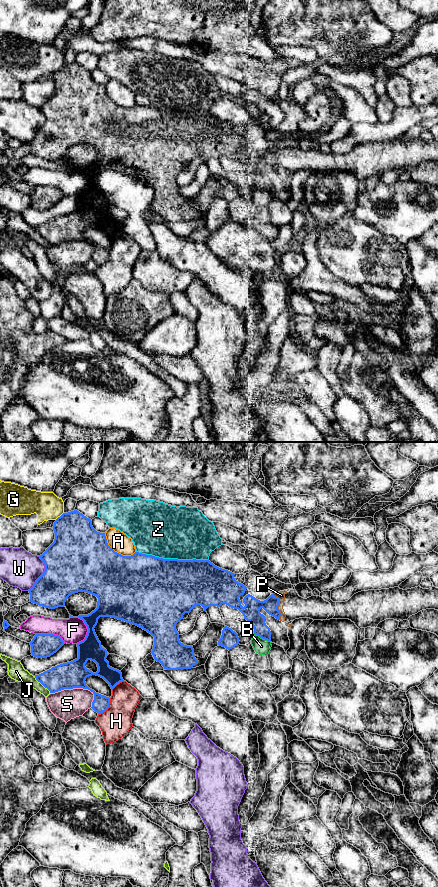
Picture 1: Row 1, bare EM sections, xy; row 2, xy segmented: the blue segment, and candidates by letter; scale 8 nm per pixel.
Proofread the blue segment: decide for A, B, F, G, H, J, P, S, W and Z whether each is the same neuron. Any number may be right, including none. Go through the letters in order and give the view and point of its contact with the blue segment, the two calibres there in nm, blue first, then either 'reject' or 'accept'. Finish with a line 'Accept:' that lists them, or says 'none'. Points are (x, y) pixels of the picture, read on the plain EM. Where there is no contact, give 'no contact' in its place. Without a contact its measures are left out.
A: meets blue in xy at (116, 104); 460 nm thick on the blue side, 160 nm on the other; reject
B: meets blue in xy at (262, 190); 140 nm thick on the blue side, 130 nm on the other; reject
F: meets blue in xy at (88, 183); 180 nm thick on the blue side, 200 nm on the other; reject
G: meets blue in xy at (60, 68); 360 nm thick on the blue side, 220 nm on the other; reject
H: meets blue in xy at (107, 260); 140 nm thick on the blue side, 240 nm on the other; reject
J: meets blue in xy at (42, 236); 220 nm thick on the blue side, 140 nm on the other; reject
P: meets blue in xy at (278, 157); 140 nm thick on the blue side, 60 nm on the other; accept
S: meets blue in xy at (74, 239); 220 nm thick on the blue side, 240 nm on the other; reject
W: meets blue in xy at (42, 126); 440 nm thick on the blue side, 300 nm on the other; reject
Z: meets blue in xy at (172, 111); 500 nm thick on the blue side, 440 nm on the other; reject
Accept: P

